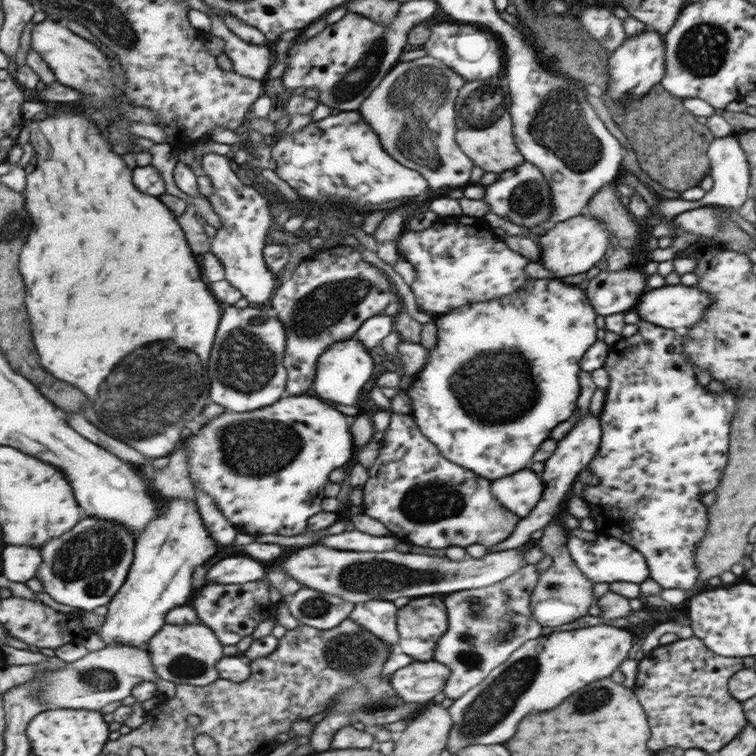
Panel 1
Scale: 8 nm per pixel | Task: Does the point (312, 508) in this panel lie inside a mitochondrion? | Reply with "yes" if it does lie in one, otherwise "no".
no

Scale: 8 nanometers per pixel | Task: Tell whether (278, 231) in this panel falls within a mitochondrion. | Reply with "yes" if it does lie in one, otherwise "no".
no

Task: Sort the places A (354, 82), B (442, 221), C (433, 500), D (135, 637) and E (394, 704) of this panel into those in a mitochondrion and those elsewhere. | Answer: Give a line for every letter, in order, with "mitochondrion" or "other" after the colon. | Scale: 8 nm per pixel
A: mitochondrion
B: other
C: mitochondrion
D: other
E: other

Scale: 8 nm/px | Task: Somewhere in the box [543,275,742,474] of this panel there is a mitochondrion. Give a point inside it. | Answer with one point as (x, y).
(714, 343)

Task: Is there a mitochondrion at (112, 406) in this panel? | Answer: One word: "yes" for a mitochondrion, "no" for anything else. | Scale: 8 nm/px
yes

